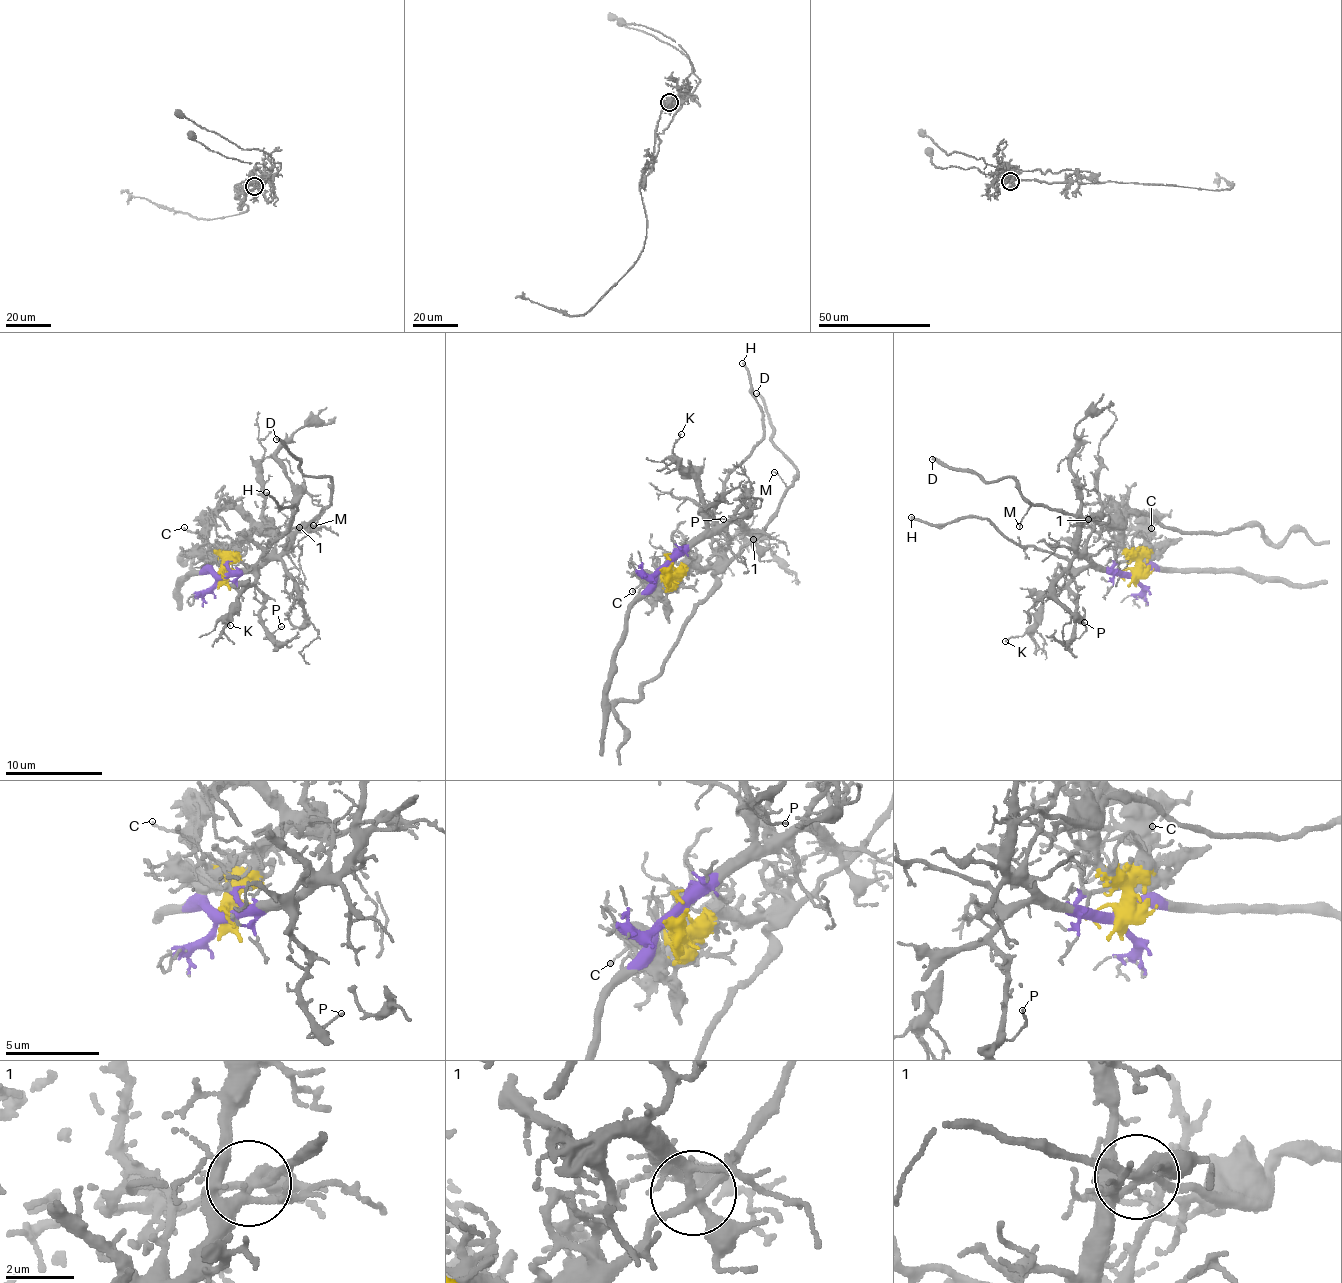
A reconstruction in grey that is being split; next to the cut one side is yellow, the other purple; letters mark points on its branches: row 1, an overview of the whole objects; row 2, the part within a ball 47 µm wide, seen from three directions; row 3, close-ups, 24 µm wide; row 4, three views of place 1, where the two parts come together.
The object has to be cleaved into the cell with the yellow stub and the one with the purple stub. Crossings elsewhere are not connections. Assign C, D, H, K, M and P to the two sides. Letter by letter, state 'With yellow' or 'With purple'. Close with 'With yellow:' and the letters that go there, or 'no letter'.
C: With yellow
D: With yellow
H: With purple
K: With purple
M: With yellow
P: With purple
With yellow: C, D, M

